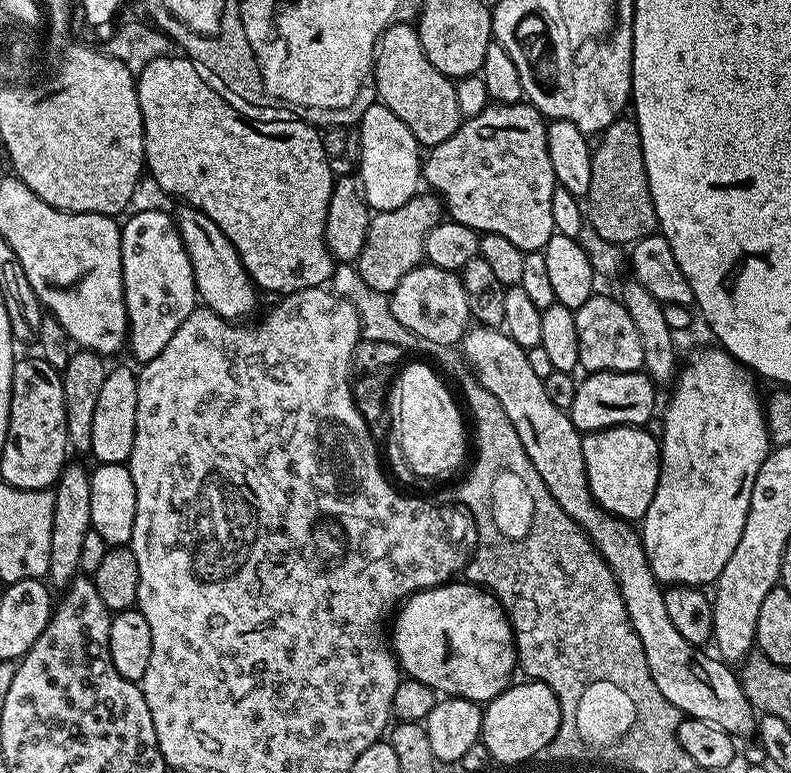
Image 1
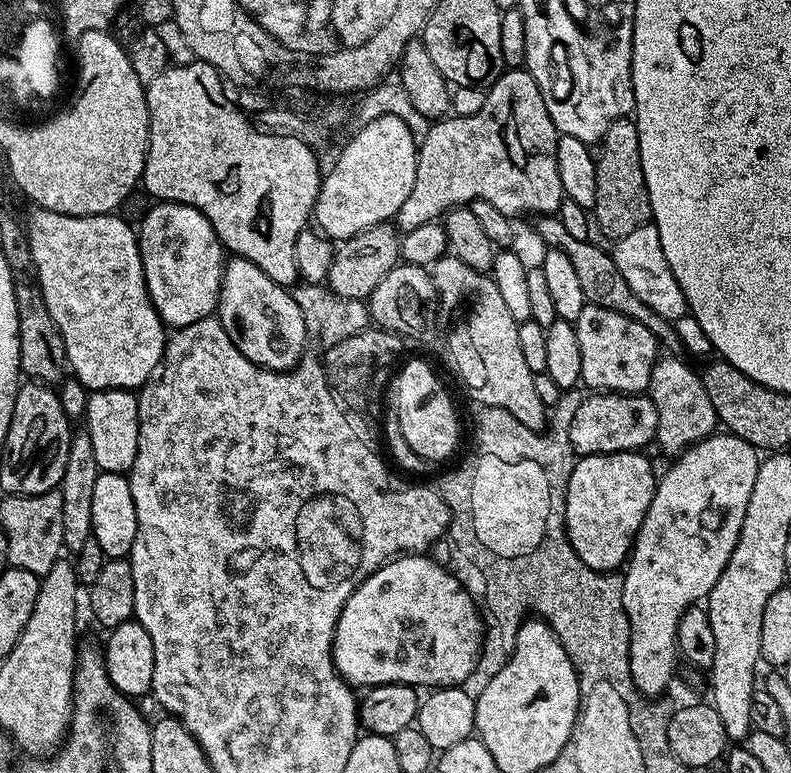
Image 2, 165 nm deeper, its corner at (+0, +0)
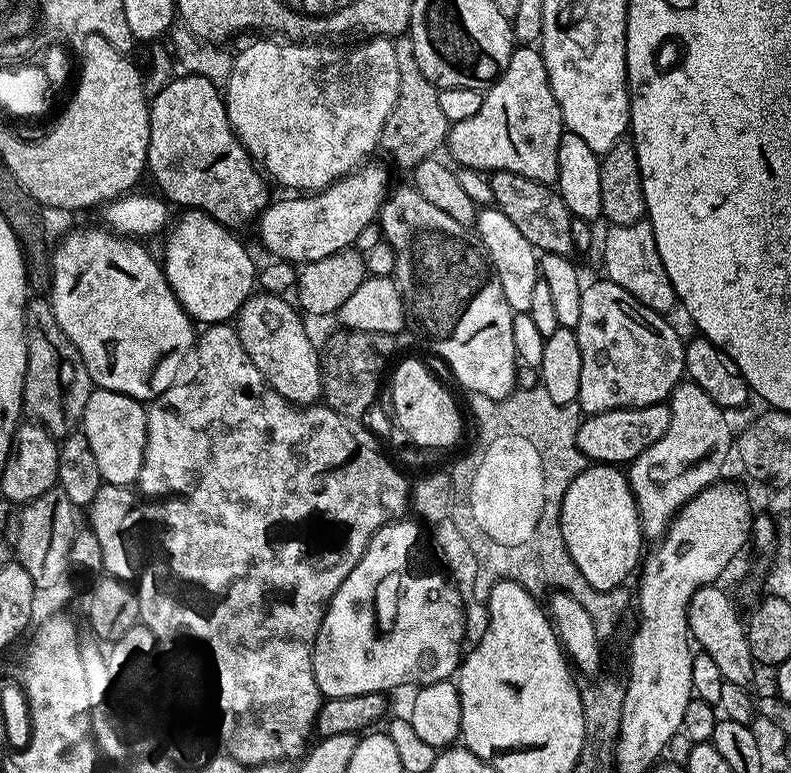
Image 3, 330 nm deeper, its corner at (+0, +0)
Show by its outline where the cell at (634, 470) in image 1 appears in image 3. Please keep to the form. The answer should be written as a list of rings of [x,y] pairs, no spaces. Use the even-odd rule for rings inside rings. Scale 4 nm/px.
[[[593,463],[585,467],[584,472],[574,478],[574,482],[570,482],[560,507],[560,529],[570,550],[570,558],[574,558],[574,566],[582,570],[582,578],[586,578],[586,582],[590,582],[594,590],[614,590],[621,587],[625,583],[623,580],[632,571],[635,573],[641,563],[640,547],[645,547],[646,541],[644,533],[640,531],[640,515],[632,487],[628,485],[627,475],[619,467]]]

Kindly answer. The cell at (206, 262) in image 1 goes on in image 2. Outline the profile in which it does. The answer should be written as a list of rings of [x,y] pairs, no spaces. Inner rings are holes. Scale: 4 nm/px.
[[[232,256],[224,265],[218,319],[242,355],[272,372],[286,372],[296,365],[305,355],[304,343],[310,340],[302,310],[298,310],[291,291],[266,278],[254,262],[240,256]]]

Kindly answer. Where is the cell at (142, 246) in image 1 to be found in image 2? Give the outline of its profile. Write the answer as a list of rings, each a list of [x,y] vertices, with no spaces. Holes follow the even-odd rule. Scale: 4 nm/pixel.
[[[156,202],[138,224],[140,257],[148,293],[160,321],[169,329],[209,319],[220,303],[226,249],[214,226],[189,204]]]

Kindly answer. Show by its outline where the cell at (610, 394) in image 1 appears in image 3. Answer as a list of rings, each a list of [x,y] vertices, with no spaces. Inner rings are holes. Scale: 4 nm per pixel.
[[[667,403],[651,404],[645,408],[619,408],[602,414],[585,415],[578,426],[576,445],[582,450],[585,461],[597,464],[624,466],[638,458],[642,450],[654,446],[670,426],[670,410]]]

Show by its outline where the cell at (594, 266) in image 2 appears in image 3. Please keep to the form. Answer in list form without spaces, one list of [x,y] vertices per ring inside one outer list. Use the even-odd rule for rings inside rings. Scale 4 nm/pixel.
[[[493,172],[490,179],[494,198],[492,204],[530,242],[530,246],[541,253],[549,252],[559,256],[571,257],[574,249],[572,247],[572,222],[573,215],[568,211],[566,202],[562,202],[559,191],[555,187],[539,184],[536,180],[526,178],[522,174],[510,174],[509,172]]]

